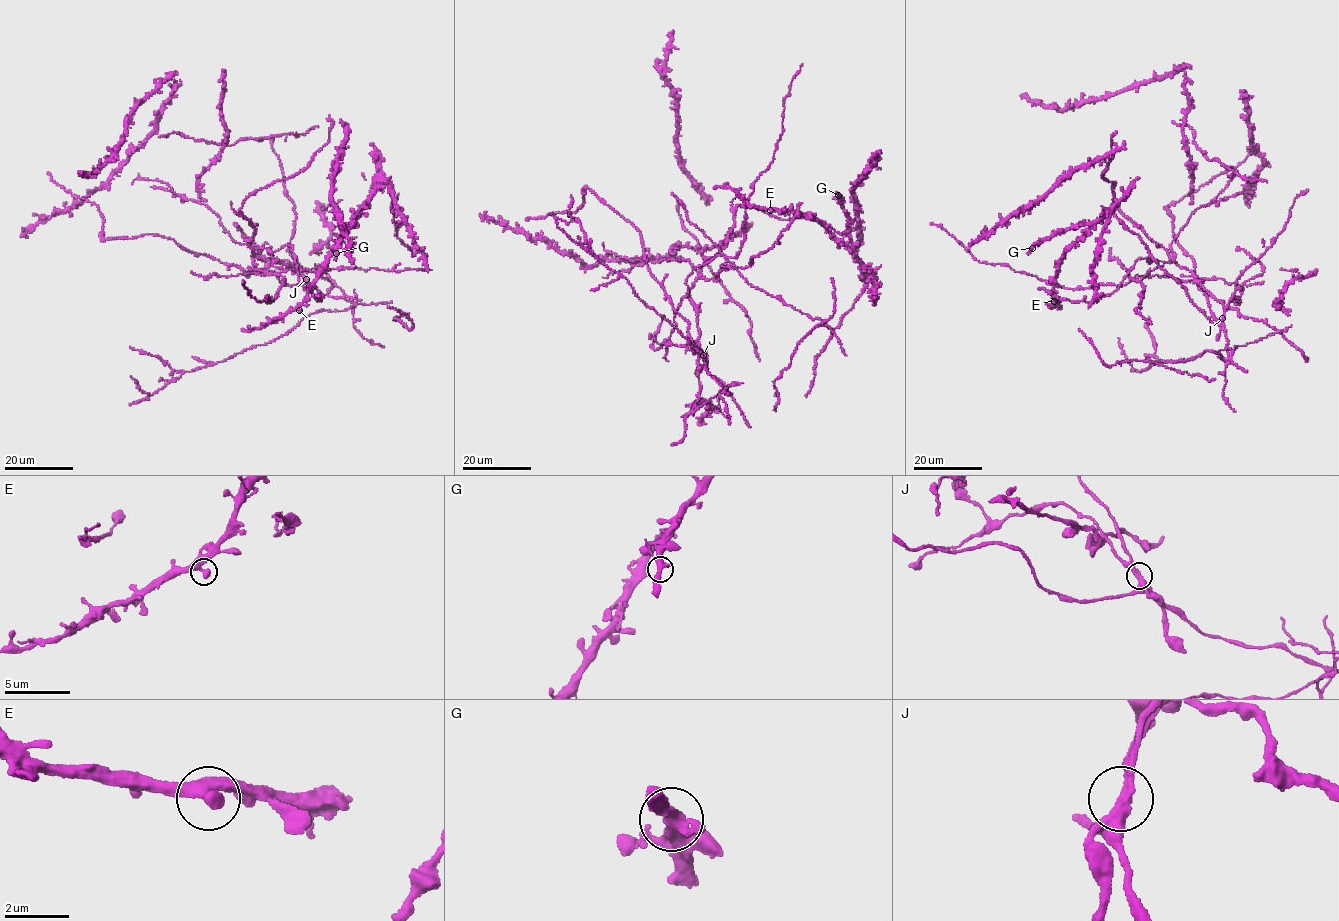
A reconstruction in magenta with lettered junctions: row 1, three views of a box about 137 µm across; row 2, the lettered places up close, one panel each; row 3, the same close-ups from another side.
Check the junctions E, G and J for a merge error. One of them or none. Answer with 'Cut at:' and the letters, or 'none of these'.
Cut at: J

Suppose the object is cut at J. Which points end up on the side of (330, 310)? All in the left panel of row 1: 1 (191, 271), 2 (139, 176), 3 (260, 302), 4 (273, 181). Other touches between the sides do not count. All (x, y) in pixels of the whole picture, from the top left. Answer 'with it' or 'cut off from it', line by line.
1: cut off from it
2: cut off from it
3: cut off from it
4: cut off from it

